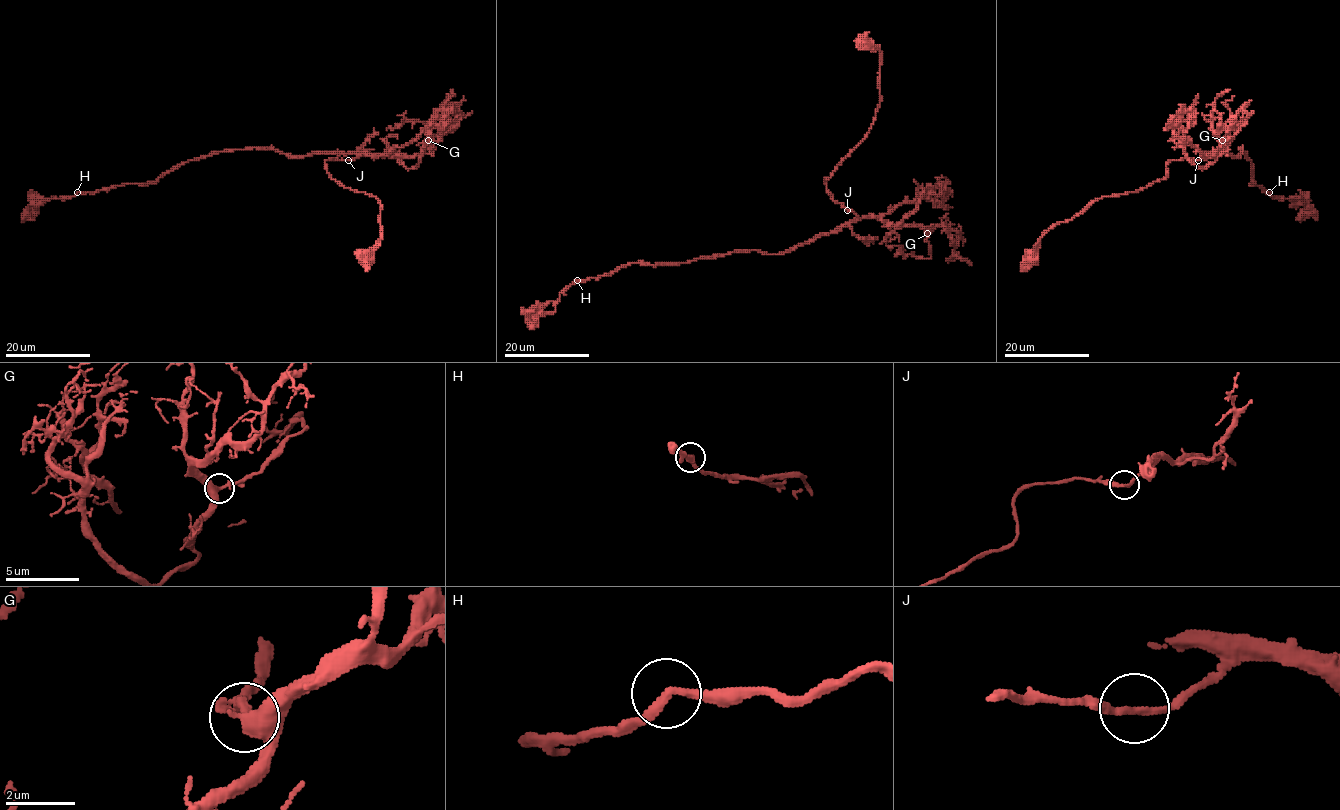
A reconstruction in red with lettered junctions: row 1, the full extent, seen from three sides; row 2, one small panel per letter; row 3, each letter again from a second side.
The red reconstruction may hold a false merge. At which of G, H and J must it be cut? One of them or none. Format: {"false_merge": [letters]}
{"false_merge": []}

